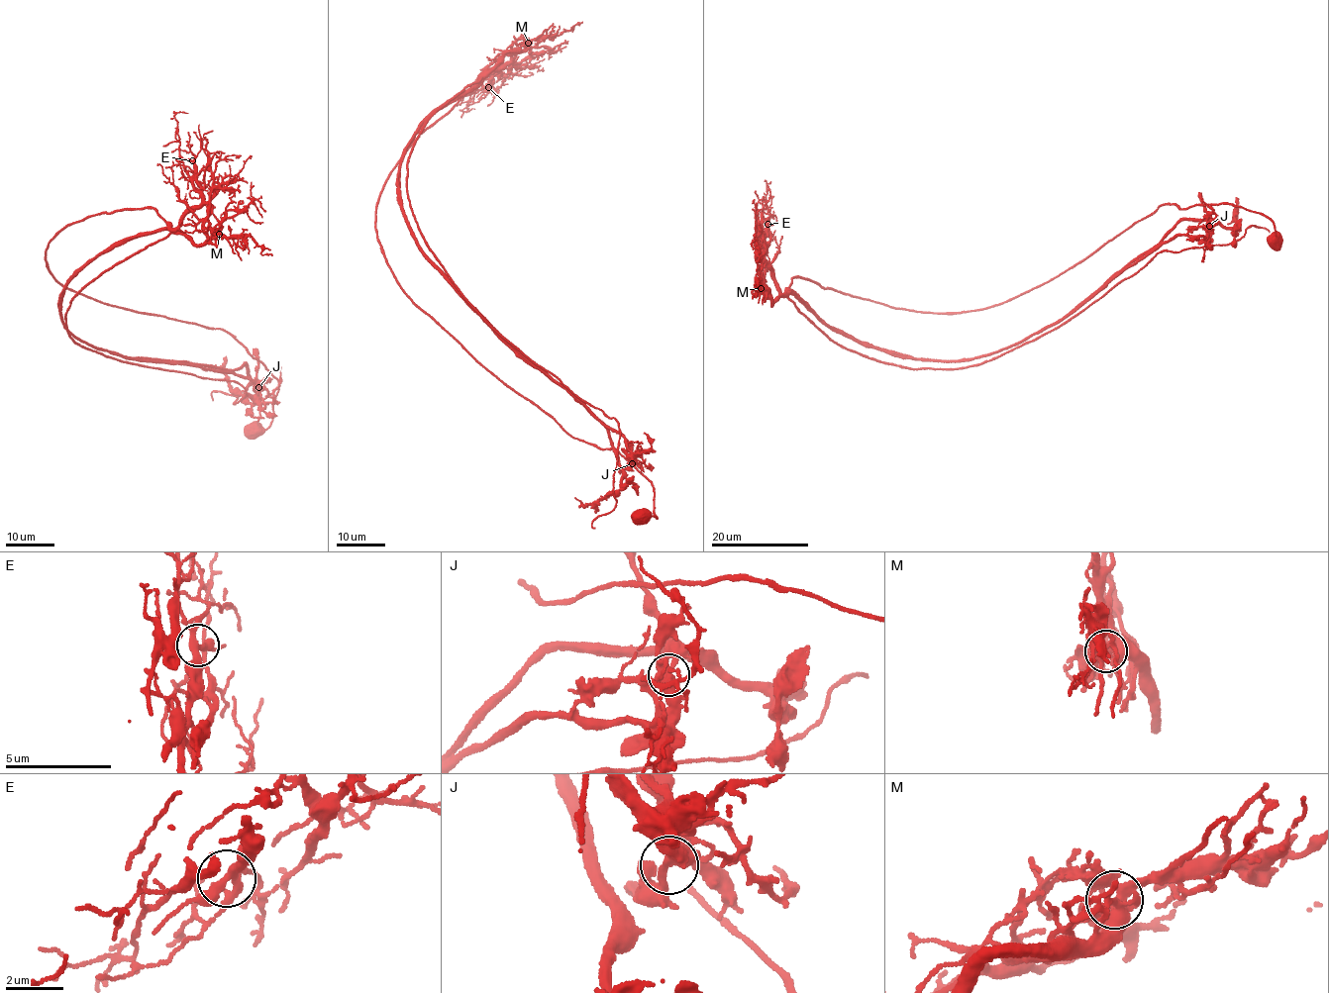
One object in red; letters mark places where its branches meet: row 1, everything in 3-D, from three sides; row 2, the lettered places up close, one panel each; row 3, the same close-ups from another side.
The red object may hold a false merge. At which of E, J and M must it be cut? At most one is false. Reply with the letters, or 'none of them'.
M

